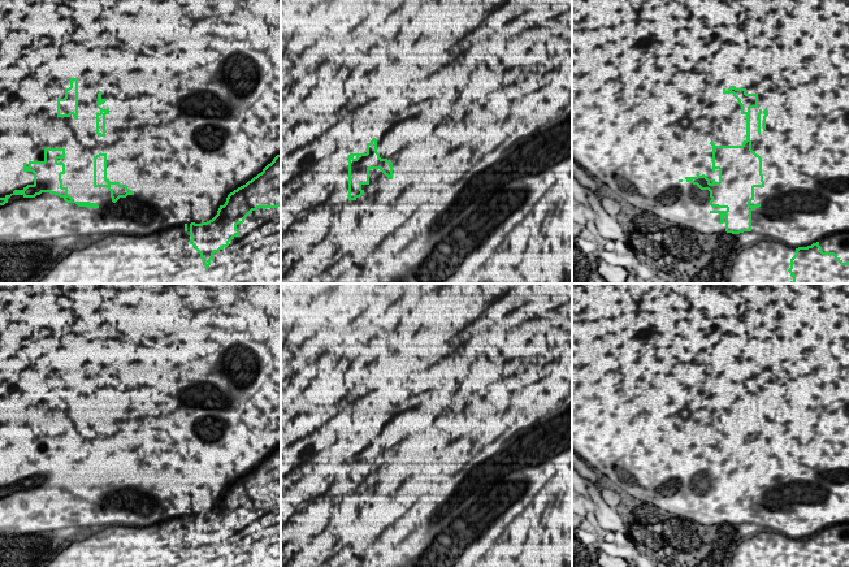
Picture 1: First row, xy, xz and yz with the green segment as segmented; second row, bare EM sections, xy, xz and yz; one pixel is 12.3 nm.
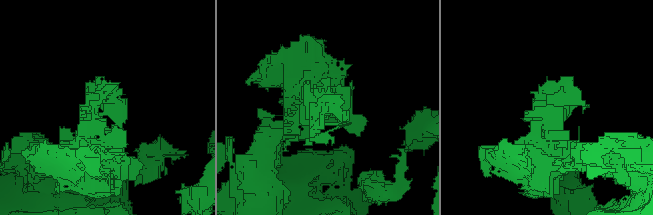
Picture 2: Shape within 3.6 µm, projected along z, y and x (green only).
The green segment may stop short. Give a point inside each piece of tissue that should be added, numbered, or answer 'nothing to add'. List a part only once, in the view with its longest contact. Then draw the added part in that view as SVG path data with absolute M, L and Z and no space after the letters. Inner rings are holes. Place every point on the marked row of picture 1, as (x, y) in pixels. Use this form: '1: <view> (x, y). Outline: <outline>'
1: xy (165, 256). Outline: M281 205L252 211L237 229L239 235L213 254L208 268L190 243L190 224L179 224L142 237L107 235L83 250L70 252L39 284L281 284Z

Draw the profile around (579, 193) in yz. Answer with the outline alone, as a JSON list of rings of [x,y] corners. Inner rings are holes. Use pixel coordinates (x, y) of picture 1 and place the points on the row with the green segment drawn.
[[[572,176],[572,198],[584,204],[585,207],[590,208],[590,204],[586,198],[585,189],[580,185],[580,182]]]

